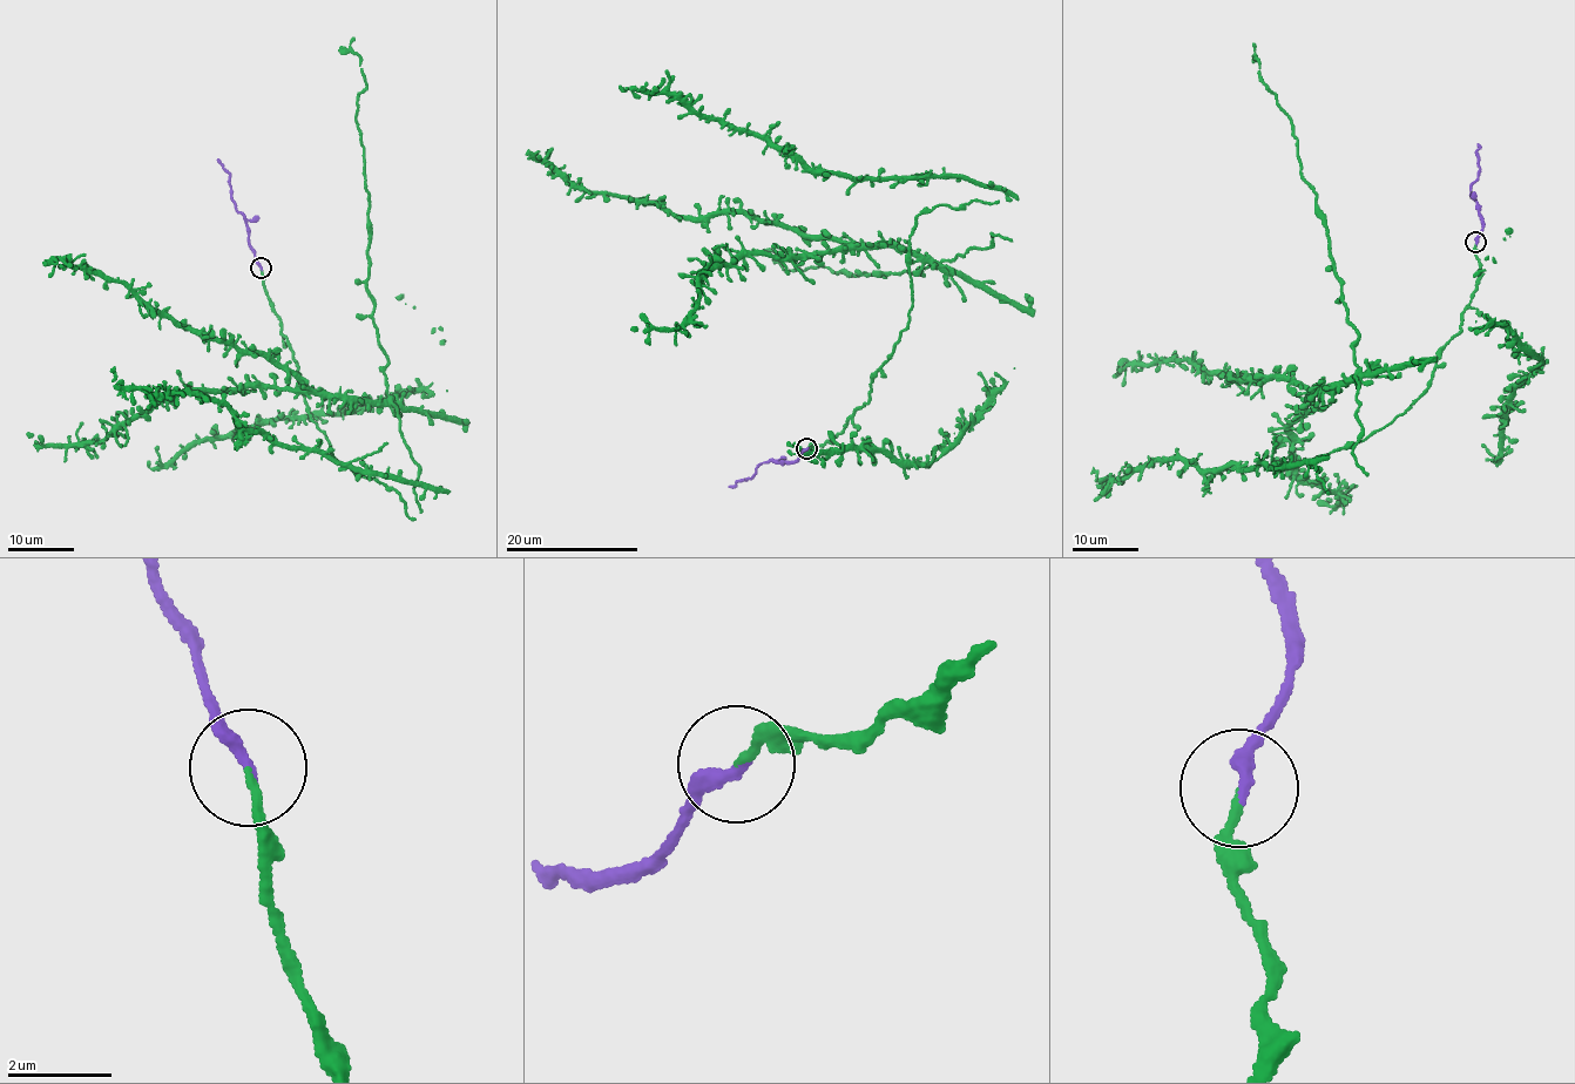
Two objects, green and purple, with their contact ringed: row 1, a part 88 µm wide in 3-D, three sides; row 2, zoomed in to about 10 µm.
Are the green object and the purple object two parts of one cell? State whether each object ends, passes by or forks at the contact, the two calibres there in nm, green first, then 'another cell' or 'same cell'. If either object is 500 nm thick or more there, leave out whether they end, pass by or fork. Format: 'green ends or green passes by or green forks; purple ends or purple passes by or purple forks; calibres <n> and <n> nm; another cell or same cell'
green ends; purple ends; calibres 130 and 240 nm; same cell

